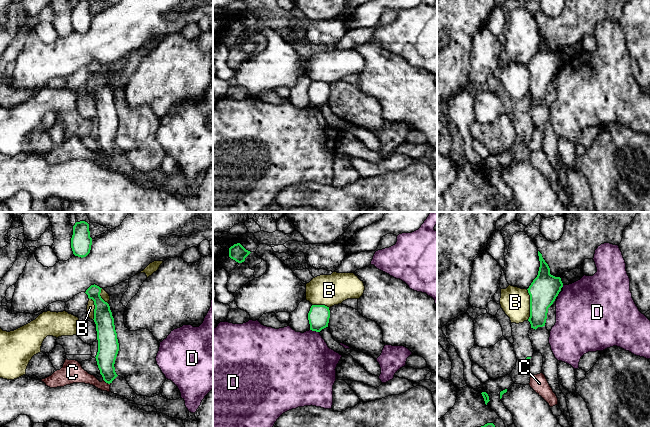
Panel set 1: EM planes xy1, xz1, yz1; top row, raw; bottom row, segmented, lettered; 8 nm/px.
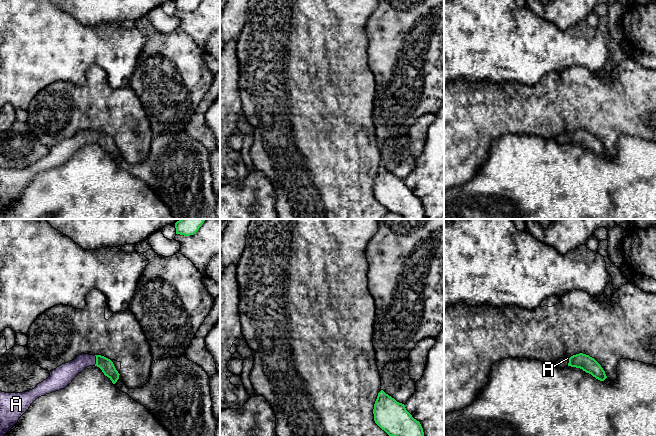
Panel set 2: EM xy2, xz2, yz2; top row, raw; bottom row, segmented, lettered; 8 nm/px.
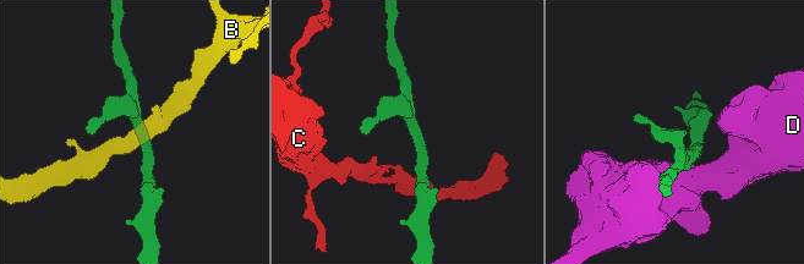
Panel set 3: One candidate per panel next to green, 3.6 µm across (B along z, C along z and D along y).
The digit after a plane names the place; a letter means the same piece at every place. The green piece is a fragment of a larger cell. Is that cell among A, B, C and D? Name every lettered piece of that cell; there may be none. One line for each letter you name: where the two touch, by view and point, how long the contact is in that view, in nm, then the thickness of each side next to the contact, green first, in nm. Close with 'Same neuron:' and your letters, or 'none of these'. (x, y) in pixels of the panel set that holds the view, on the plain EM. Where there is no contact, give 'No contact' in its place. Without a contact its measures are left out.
A: Touches green at xy2 (96, 136). Shared border 80 nm. Thickness 110 nm (green) against 140 nm
Same neuron: A

